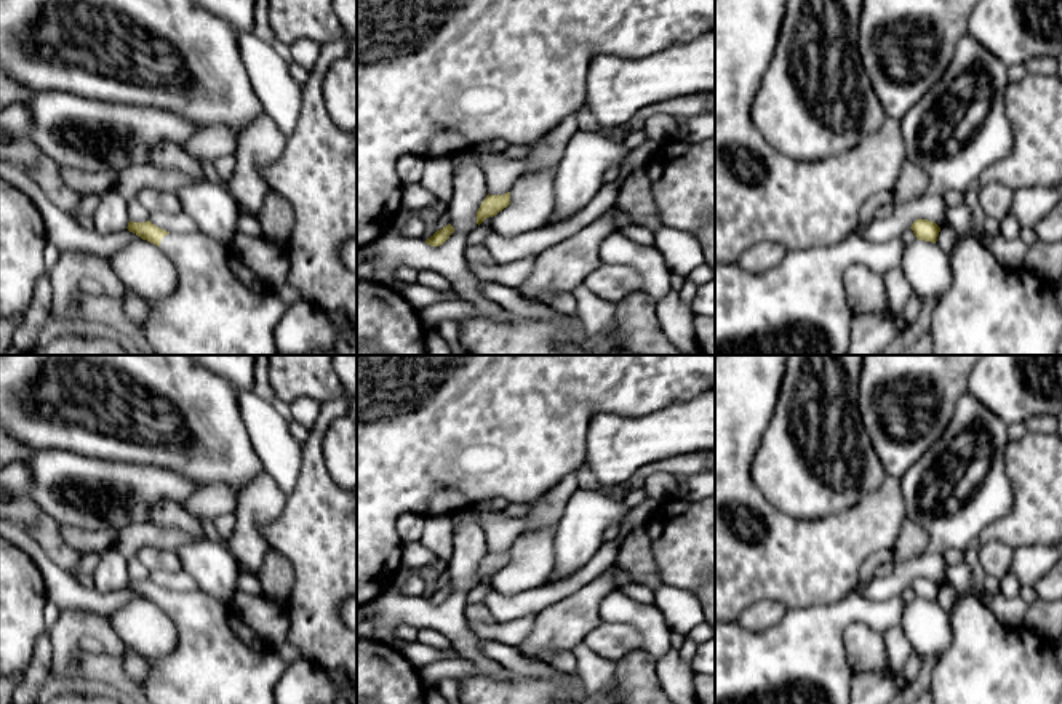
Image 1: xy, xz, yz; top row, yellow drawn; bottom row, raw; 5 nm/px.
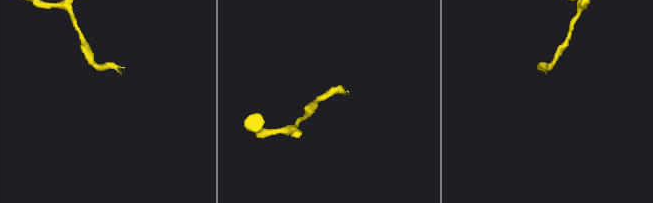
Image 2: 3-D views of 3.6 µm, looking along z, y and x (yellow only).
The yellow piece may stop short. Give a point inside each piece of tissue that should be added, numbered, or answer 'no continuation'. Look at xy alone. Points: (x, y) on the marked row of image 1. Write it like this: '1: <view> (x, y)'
1: xy (219, 306)

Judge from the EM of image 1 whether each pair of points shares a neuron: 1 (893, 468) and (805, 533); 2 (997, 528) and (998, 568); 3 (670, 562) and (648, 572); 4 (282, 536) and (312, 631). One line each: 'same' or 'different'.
1: different
2: different
3: different
4: same

